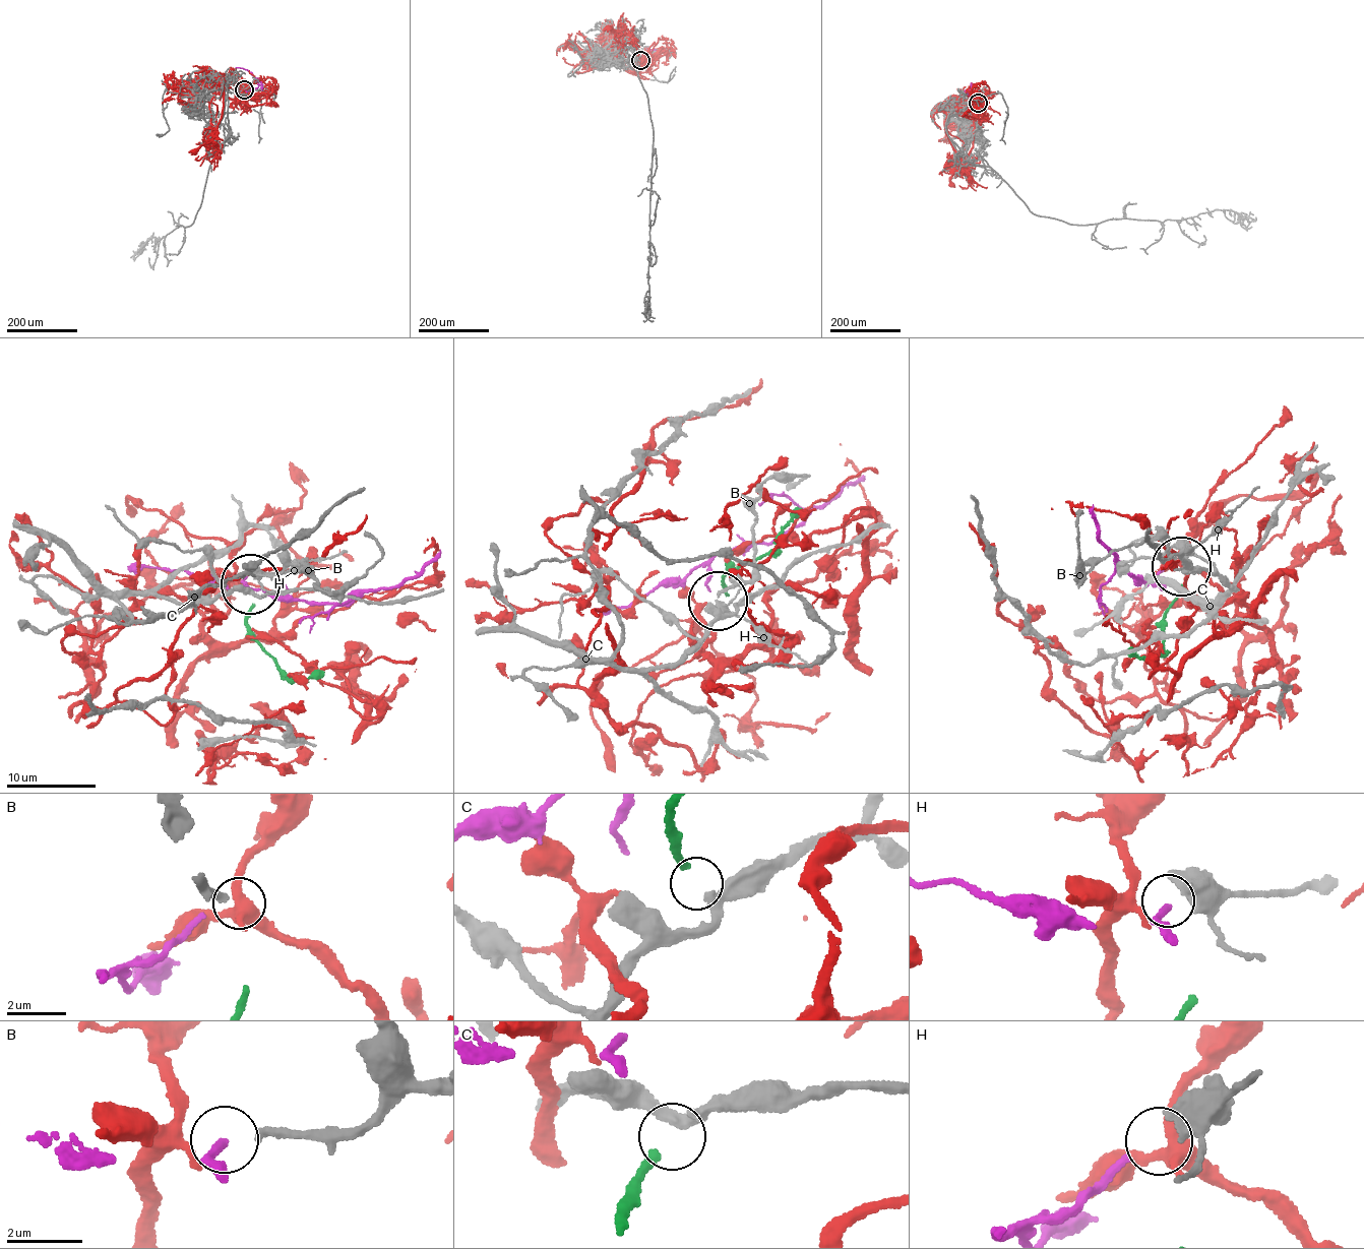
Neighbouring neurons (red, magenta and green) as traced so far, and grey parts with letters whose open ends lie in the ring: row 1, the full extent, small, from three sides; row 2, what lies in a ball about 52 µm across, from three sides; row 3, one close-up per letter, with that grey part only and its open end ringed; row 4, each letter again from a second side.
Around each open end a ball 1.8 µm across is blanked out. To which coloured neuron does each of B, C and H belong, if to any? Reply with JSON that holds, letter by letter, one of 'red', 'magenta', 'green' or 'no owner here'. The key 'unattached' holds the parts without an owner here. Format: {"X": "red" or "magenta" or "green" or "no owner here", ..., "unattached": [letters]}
{"B": "red", "C": "green", "H": "magenta", "unattached": []}

